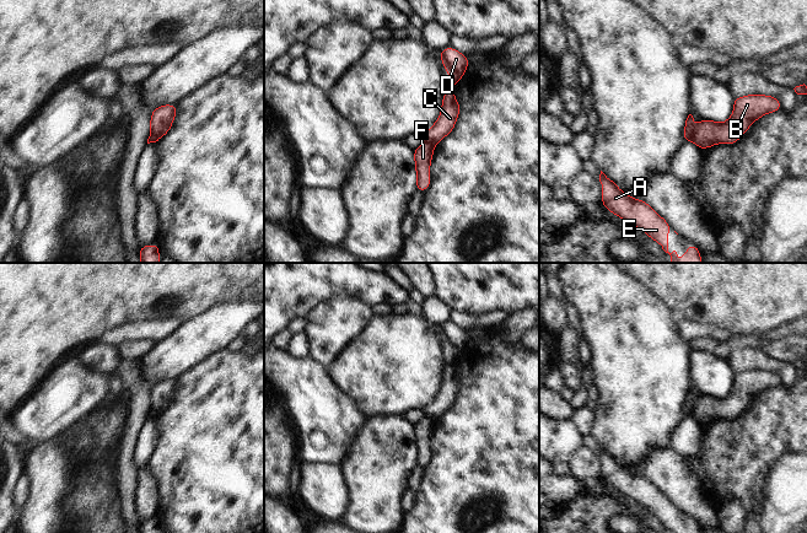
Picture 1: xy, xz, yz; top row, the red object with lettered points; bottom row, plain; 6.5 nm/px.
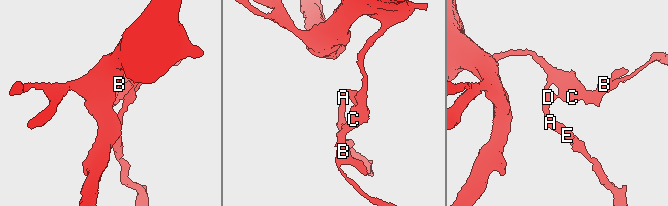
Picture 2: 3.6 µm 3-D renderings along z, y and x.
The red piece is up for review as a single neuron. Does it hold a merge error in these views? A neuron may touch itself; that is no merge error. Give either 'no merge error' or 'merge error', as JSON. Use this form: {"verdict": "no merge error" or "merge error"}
{"verdict": "merge error"}

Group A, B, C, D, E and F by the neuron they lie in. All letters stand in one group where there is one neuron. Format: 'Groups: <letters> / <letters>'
Groups: A C D E / B F

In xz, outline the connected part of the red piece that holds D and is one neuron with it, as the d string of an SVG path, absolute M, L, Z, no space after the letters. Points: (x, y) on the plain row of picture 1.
M451 321L439 328L439 332L452 357L447 361L441 378L441 388L435 399L423 409L424 416L434 422L454 404L461 388L461 381L453 368L454 361L462 355L470 340L468 332L459 328Z

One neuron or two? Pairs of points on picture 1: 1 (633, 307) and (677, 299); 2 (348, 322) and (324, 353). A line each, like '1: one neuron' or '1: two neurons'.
1: two neurons
2: one neuron

